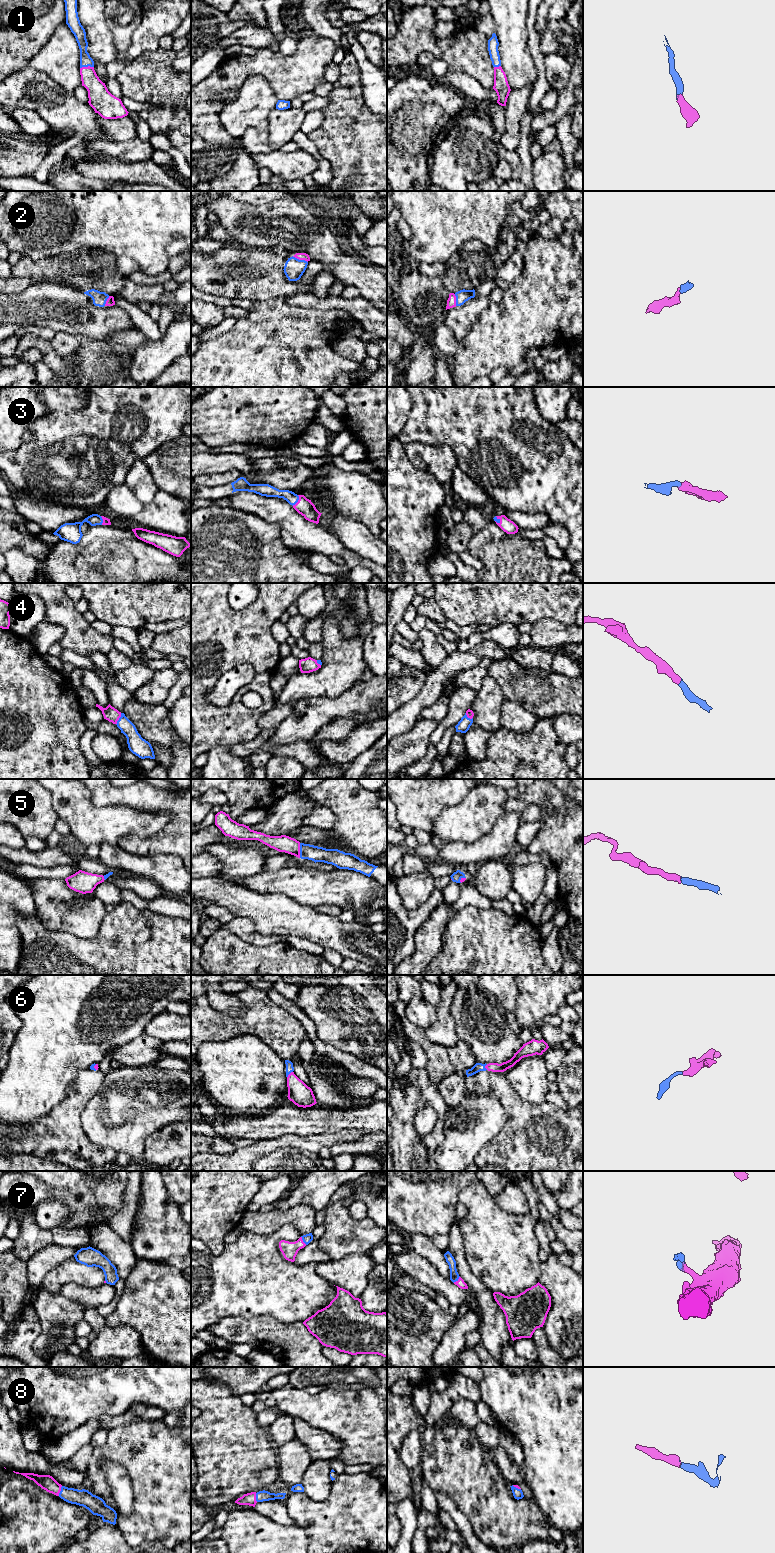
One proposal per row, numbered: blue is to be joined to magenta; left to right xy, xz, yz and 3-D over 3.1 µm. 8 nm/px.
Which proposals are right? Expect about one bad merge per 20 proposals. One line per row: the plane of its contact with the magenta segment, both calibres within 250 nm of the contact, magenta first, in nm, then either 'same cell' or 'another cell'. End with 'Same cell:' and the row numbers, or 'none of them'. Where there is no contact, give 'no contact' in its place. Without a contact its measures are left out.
1: meets magenta in xy; 170 nm thick on the magenta side, 100 nm on the other; same cell
2: meets magenta in xz; 60 nm thick on the magenta side, 160 nm on the other; same cell
3: meets magenta in xz; 140 nm thick on the magenta side, 100 nm on the other; same cell
4: meets magenta in xy; 120 nm thick on the magenta side, 140 nm on the other; same cell
5: meets magenta in xz; 140 nm thick on the magenta side, 130 nm on the other; same cell
6: meets magenta in xz; 180 nm thick on the magenta side, 60 nm on the other; same cell
7: meets magenta in xz; 130 nm thick on the magenta side, 70 nm on the other; same cell
8: meets magenta in xy; 120 nm thick on the magenta side, 130 nm on the other; same cell
Same cell: 1, 2, 3, 4, 5, 6, 7, 8

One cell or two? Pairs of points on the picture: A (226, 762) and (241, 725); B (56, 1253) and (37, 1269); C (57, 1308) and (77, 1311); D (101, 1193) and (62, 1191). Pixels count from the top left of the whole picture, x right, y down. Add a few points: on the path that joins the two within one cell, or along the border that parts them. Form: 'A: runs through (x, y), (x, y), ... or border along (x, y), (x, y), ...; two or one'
A: border along (228, 746), (215, 746), (207, 752); two
B: runs through (51, 1256), (42, 1264); one
C: runs through (62, 1311), (72, 1311); one
D: runs through (91, 1191), (72, 1191); one

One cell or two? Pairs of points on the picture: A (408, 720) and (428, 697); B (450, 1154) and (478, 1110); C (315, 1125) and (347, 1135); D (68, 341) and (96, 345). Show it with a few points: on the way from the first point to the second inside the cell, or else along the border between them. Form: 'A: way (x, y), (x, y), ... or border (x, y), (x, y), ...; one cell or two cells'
A: way (410, 714), (422, 702); one cell
B: way (461, 1143), (467, 1129), (475, 1121); one cell
C: border (363, 1133), (358, 1130), (342, 1130), (316, 1135); two cells
D: way (75, 341), (89, 341); one cell

